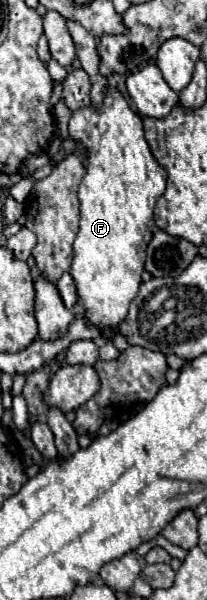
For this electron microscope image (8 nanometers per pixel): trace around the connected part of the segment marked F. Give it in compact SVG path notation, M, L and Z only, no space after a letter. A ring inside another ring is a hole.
M114 87L104 89L104 101L100 109L82 107L72 113L68 131L70 139L86 149L86 175L78 188L80 199L80 231L74 241L74 261L70 275L76 281L78 301L84 305L84 315L90 323L102 329L110 339L112 329L128 315L128 305L138 293L140 275L144 271L146 245L152 239L154 229L154 205L166 189L166 171L158 165L144 139L142 117L130 107L128 99Z

